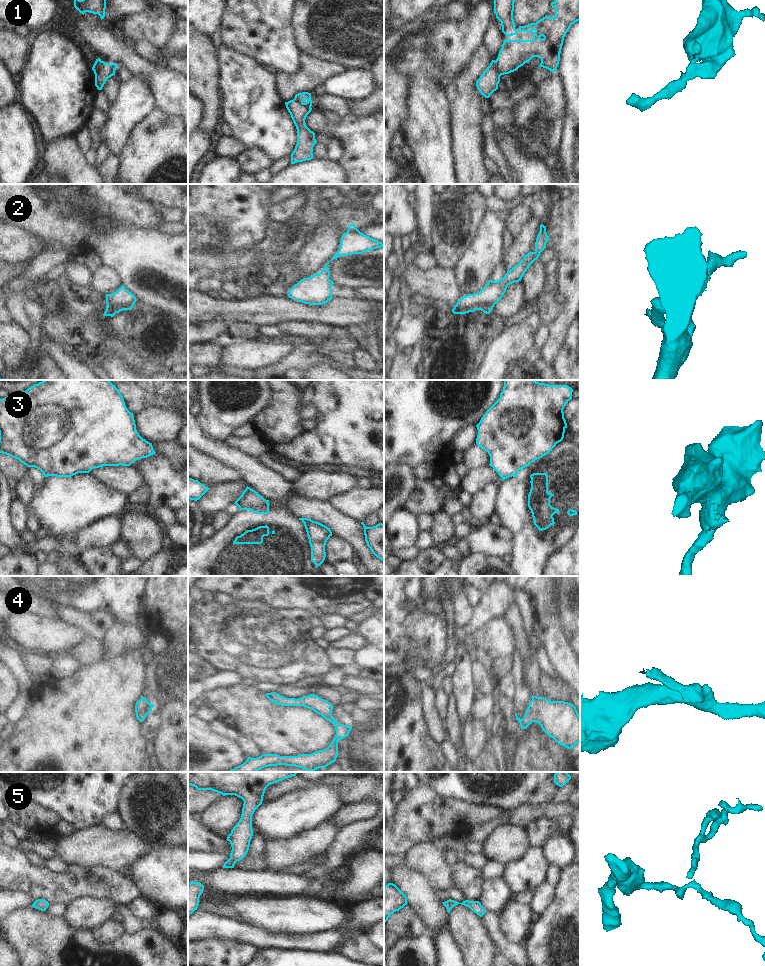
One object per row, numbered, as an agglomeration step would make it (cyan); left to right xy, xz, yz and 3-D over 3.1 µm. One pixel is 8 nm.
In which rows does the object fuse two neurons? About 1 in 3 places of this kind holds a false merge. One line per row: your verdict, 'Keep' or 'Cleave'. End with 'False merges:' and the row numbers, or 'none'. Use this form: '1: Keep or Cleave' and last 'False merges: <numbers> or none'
1: Cleave
2: Keep
3: Cleave
4: Keep
5: Keep
False merges: 1, 3.

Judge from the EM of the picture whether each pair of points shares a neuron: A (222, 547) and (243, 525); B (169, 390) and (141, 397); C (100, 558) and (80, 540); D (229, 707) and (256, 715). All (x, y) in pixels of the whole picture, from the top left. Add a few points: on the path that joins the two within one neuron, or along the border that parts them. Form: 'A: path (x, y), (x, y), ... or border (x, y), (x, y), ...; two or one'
A: path (227, 542), (239, 530); one
B: path (162, 390), (148, 390); one
C: border (107, 546), (90, 546), (79, 553); two
D: path (236, 707), (244, 708), (249, 712); one

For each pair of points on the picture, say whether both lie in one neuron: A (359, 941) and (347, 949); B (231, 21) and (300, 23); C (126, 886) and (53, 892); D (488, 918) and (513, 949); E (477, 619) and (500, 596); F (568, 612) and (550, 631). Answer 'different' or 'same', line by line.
A: same
B: different
C: same
D: same
E: same
F: different

